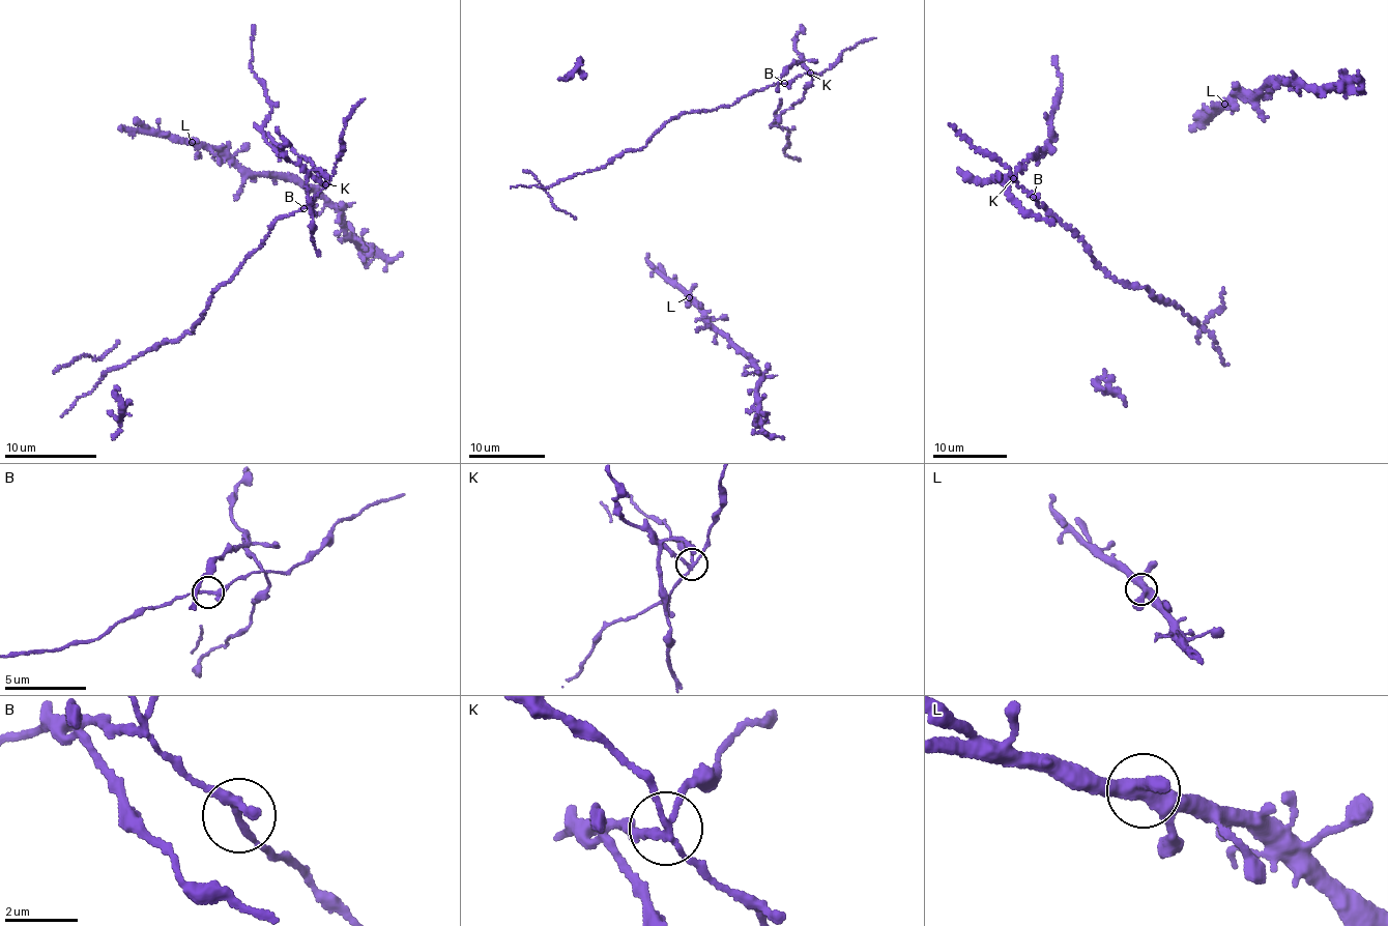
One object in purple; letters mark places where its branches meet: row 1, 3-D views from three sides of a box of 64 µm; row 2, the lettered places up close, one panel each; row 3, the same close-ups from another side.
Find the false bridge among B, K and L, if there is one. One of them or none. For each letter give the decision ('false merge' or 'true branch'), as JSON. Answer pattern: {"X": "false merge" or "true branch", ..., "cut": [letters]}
{"B": "true branch", "K": "false merge", "L": "true branch", "cut": ["K"]}

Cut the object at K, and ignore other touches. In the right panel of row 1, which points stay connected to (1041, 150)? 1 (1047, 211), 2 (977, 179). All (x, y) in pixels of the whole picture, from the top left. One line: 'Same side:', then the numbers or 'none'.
Same side: 2

